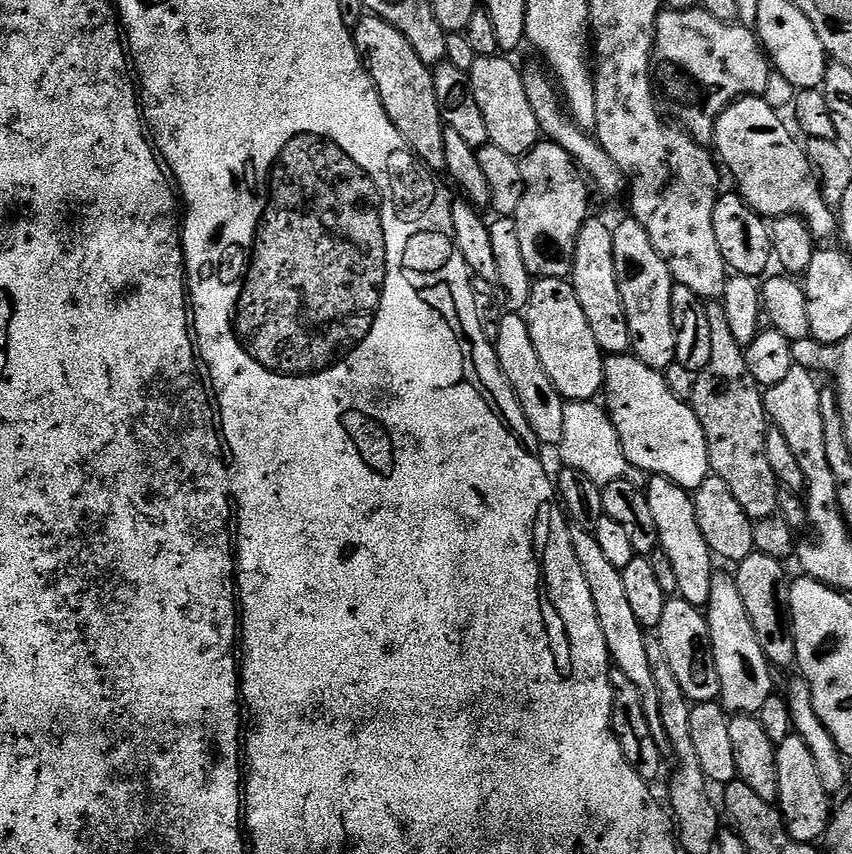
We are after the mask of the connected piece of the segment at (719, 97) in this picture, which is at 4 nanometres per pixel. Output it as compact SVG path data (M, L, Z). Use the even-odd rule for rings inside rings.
M697 6L682 12L661 11L656 23L656 45L652 48L652 67L654 80L659 91L676 107L679 127L687 132L696 143L707 145L715 137L716 123L736 100L747 96L763 97L774 80L774 69L768 54L760 43L759 36L750 28L737 22L727 24L718 22Z

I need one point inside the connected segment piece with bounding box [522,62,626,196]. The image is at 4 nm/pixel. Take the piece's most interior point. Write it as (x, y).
(555, 122)

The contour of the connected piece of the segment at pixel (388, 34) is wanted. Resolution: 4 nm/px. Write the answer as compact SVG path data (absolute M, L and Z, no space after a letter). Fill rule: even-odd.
M365 14L354 30L356 49L368 69L368 77L376 83L382 106L394 122L398 134L412 148L412 153L440 174L447 169L444 119L438 110L438 94L434 94L433 69L414 54L414 46L406 42L404 35L382 18Z

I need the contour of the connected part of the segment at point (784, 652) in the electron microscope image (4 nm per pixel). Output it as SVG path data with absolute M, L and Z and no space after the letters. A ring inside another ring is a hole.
M754 551L750 554L750 558L746 558L734 568L738 594L742 594L746 614L750 614L750 626L754 626L754 634L758 634L758 646L762 646L768 663L776 670L793 667L796 664L796 643L792 637L792 614L788 611L788 588L786 580L784 584L784 567L785 565L781 561Z

